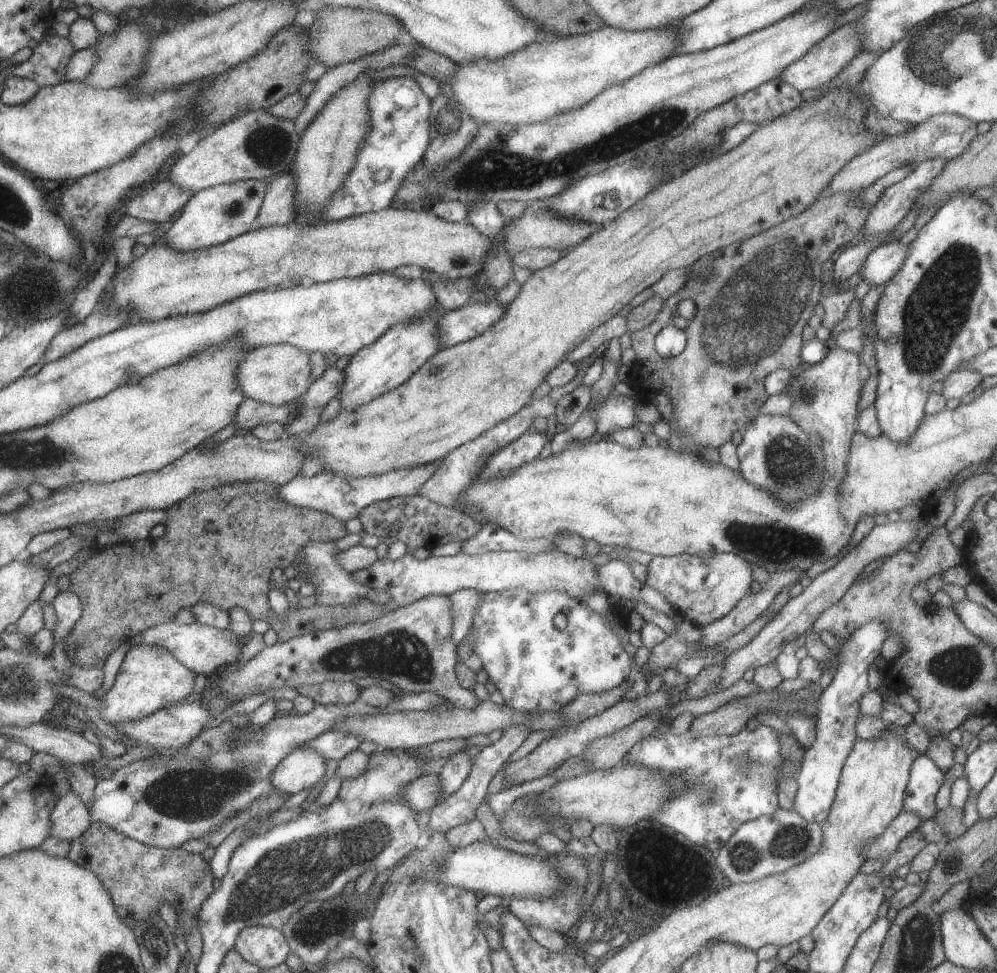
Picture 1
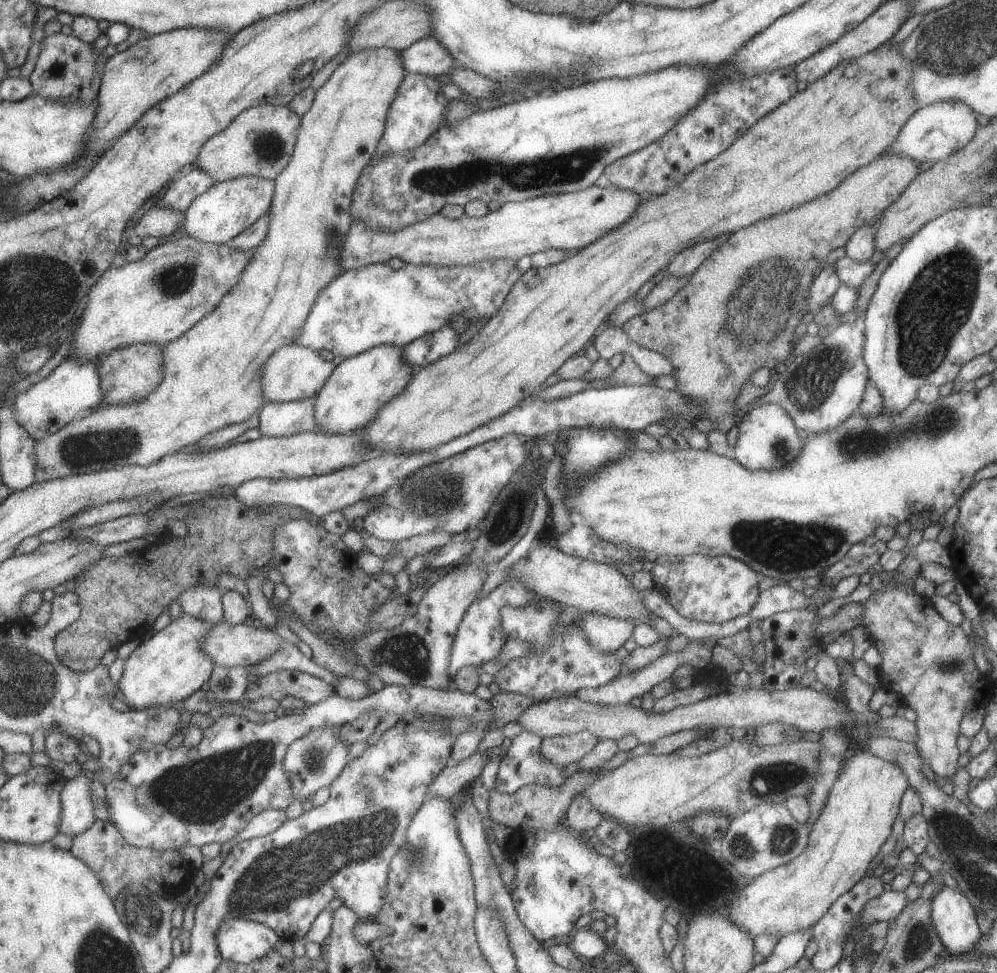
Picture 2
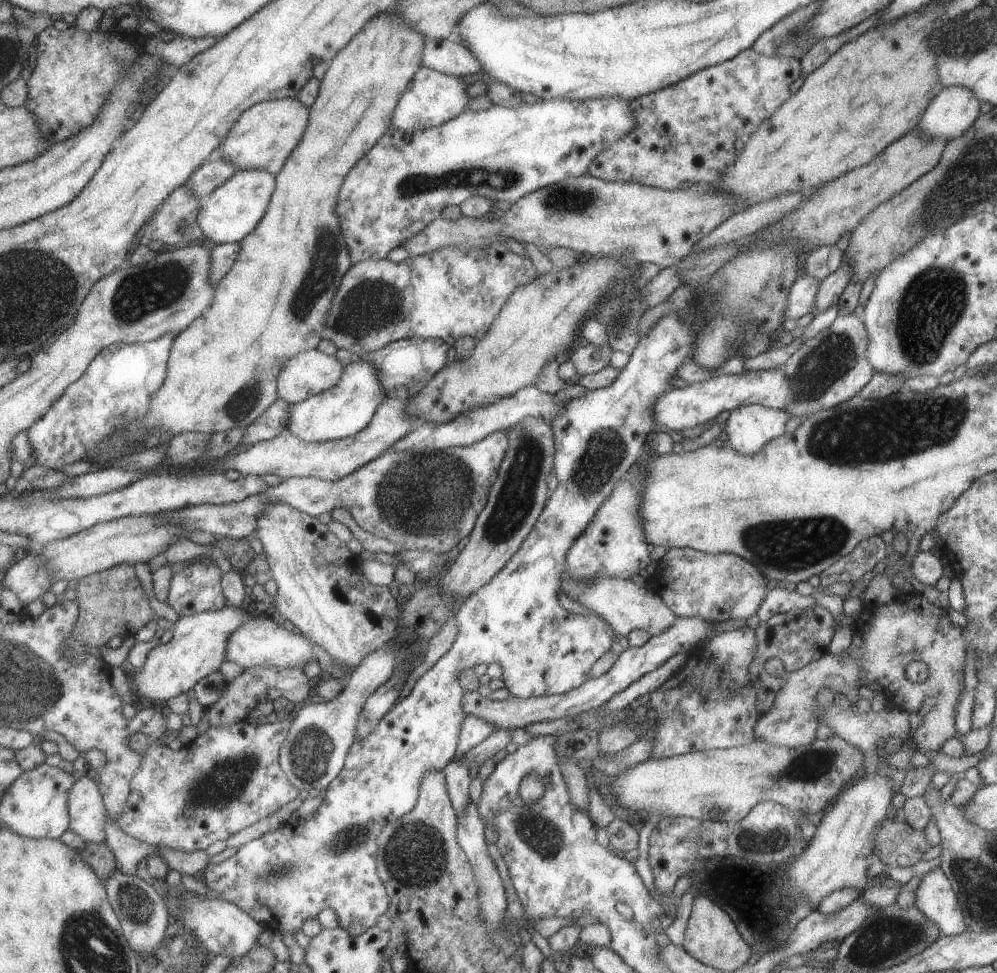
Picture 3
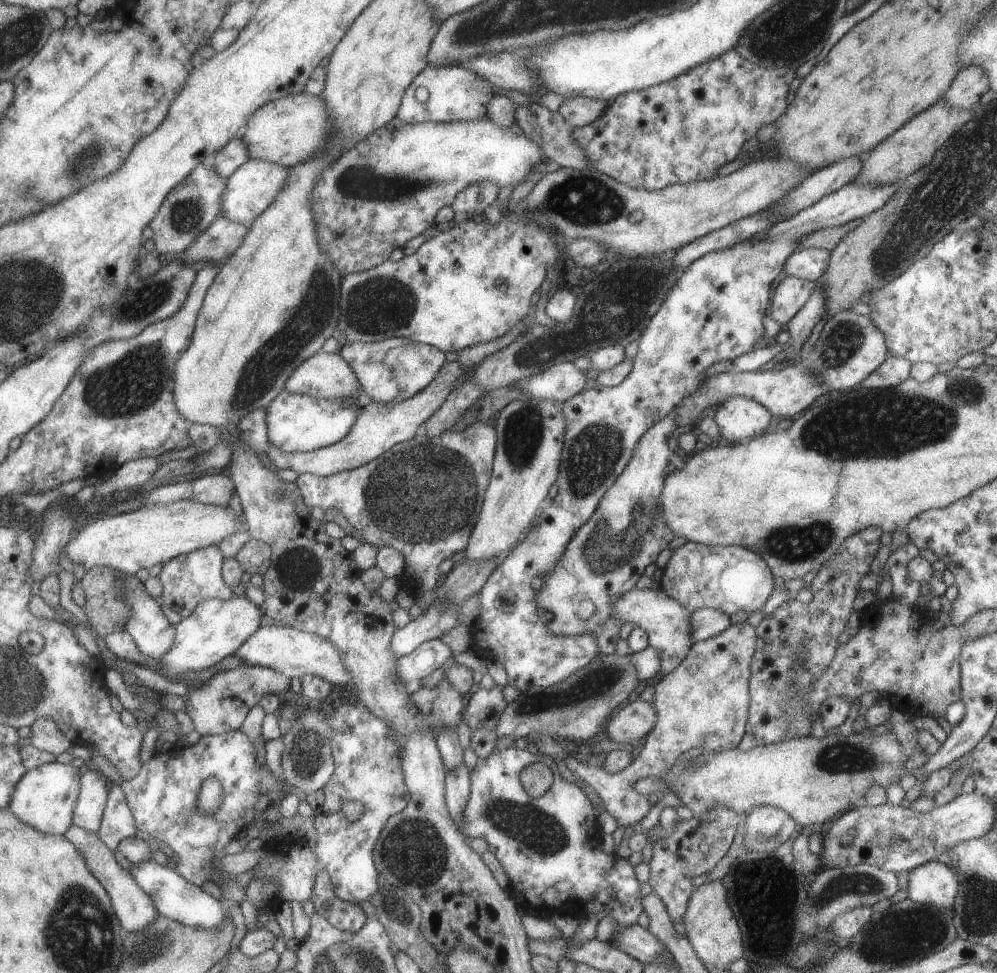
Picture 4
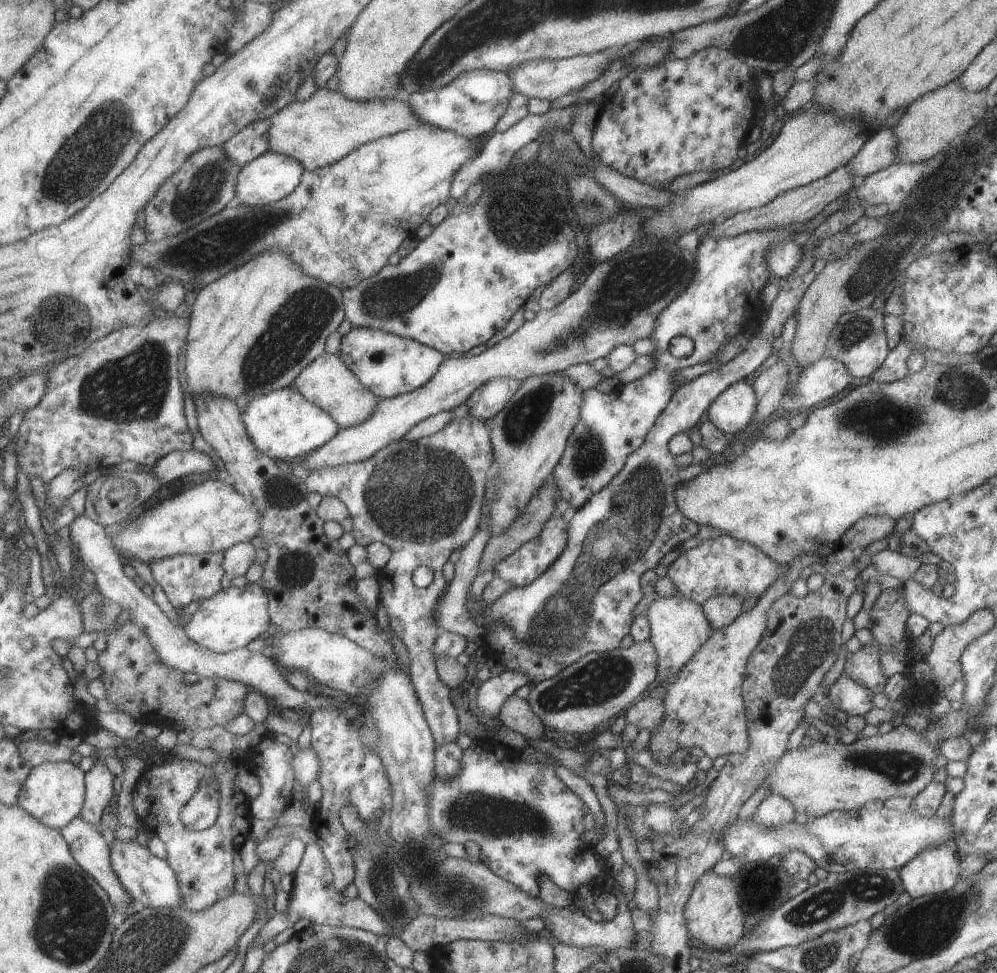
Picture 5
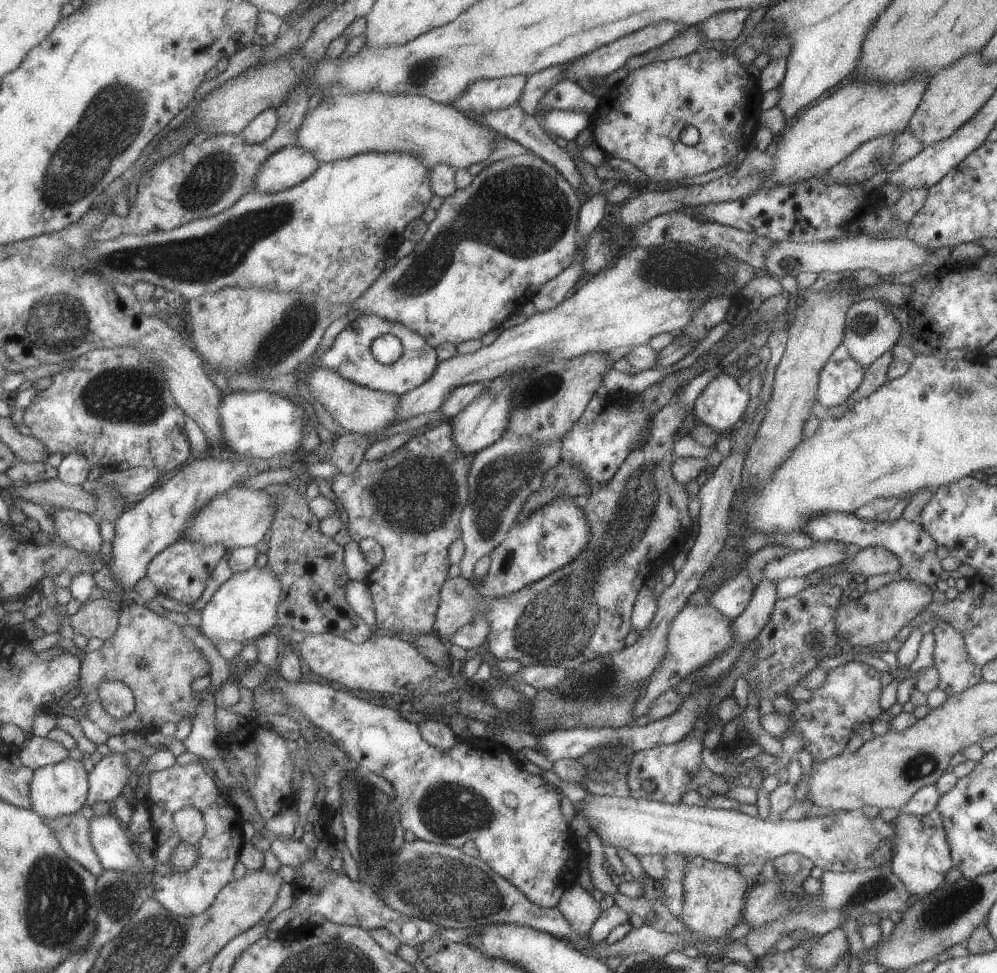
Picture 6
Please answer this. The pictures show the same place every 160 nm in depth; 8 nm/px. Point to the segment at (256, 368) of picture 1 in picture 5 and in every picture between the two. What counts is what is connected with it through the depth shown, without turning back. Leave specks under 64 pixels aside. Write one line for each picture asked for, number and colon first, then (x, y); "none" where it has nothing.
2: (292, 372)
3: (310, 372)
4: (324, 375)
5: (326, 382)

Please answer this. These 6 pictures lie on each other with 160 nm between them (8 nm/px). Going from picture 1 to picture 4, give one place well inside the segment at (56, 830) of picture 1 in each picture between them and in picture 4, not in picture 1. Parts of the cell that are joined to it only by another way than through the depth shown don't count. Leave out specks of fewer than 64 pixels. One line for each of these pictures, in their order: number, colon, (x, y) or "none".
2: (77, 815)
3: (87, 816)
4: (93, 788)

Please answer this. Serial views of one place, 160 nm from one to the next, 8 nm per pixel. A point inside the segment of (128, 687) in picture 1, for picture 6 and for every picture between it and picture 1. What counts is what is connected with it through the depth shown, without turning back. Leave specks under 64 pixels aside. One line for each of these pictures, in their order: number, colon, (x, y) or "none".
2: (167, 667)
3: (197, 647)
4: (215, 628)
5: (230, 619)
6: (243, 608)

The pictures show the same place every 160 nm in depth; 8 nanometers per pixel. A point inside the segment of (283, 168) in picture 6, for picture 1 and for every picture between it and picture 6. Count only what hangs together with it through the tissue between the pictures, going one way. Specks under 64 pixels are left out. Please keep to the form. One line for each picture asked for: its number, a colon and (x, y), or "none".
1: (215, 215)
2: (227, 208)
3: (232, 210)
4: (250, 189)
5: (271, 176)

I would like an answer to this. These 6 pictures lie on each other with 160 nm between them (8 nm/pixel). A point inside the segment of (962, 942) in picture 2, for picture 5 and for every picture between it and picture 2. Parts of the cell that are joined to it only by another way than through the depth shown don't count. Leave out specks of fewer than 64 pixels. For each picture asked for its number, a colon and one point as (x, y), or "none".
3: (934, 897)
4: (933, 882)
5: (934, 871)

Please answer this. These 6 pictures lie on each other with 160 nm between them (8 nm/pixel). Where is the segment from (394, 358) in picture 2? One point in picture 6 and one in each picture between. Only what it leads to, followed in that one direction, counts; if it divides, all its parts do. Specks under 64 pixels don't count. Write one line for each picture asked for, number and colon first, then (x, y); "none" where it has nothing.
3: (342, 410)
4: (295, 423)
5: (282, 425)
6: (259, 424)

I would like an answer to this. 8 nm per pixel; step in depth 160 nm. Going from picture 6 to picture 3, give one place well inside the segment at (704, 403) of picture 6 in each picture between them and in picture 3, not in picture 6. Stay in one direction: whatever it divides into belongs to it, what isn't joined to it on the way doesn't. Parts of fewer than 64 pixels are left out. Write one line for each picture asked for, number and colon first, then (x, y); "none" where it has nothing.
3: (747, 428)
4: (738, 418)
5: (731, 411)

